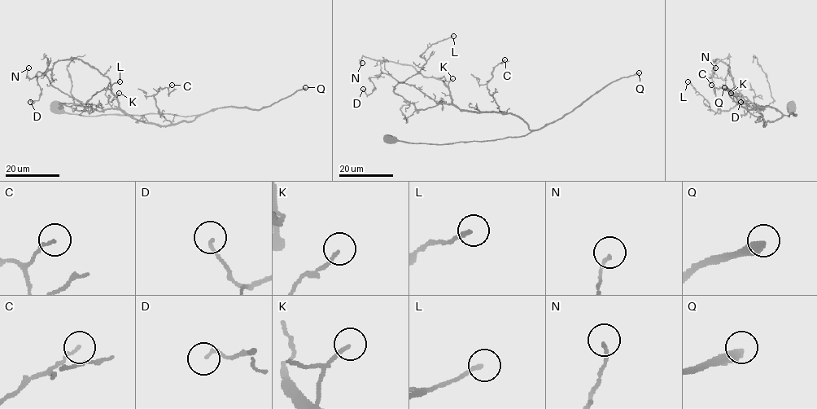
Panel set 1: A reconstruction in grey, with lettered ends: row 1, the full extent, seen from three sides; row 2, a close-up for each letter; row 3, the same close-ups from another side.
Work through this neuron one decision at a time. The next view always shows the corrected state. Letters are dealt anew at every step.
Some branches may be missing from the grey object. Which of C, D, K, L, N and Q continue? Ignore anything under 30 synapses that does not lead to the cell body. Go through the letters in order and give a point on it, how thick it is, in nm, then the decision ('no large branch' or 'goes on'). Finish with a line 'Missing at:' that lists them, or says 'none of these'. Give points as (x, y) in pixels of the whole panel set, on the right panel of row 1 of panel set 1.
C: at (711, 85); 130 nm thick; no large branch
D: at (740, 102); 140 nm thick; no large branch
K: at (731, 93); 160 nm thick; no large branch
L: at (688, 81); 160 nm thick; no large branch
N: at (715, 68); 130 nm thick; no large branch
Q: at (724, 87); 400 nm thick; goes on
Missing at: Q

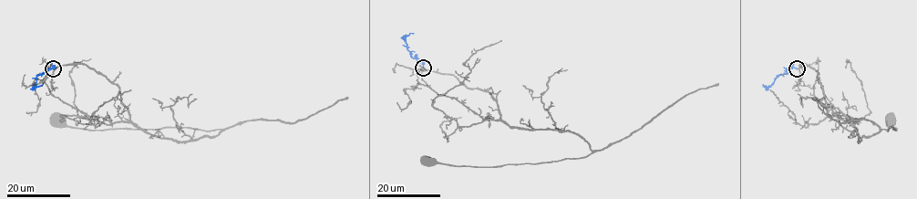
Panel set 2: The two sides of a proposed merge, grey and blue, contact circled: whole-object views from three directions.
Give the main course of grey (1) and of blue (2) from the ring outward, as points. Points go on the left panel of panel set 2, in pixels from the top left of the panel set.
1: (53, 68), (103, 74), (152, 135), (221, 130), (56, 120)
2: (53, 68), (36, 77), (35, 87), (43, 84)

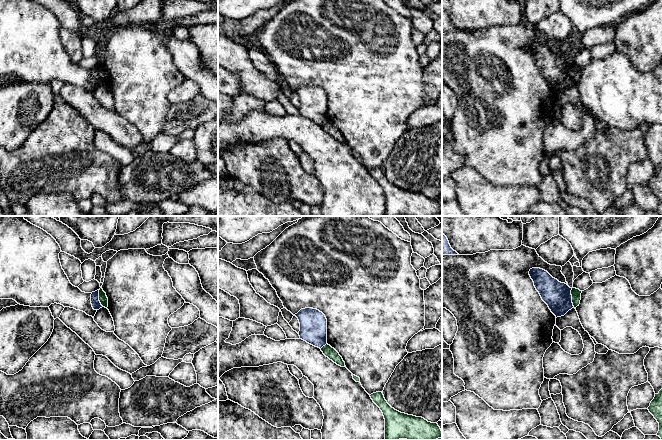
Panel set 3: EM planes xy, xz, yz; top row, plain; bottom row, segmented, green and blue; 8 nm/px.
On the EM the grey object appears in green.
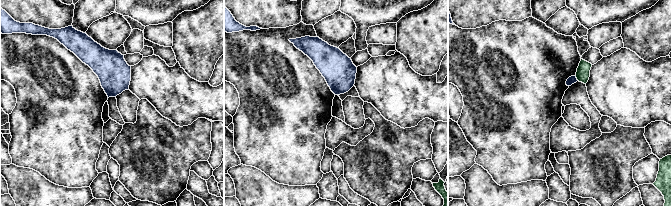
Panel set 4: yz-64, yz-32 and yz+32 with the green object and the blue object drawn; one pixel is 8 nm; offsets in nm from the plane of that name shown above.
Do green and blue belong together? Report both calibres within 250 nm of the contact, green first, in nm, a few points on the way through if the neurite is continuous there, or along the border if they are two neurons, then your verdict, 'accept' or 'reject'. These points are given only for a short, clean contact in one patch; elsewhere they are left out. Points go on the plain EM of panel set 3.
80 nm thick on the green side, 220 nm on the other; border along yz (571, 64), (571, 78), (574, 83); reject

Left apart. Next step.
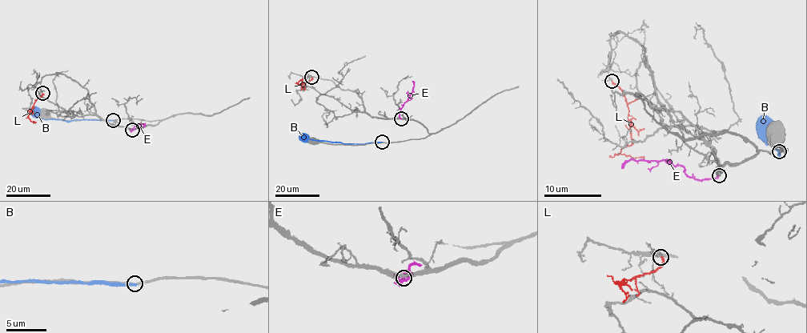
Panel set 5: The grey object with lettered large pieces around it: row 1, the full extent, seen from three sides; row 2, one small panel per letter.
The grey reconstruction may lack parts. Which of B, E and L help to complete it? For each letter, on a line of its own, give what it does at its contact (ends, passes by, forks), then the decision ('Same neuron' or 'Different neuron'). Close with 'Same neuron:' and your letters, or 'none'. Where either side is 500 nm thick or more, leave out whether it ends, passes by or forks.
B: It ends there. Different neuron
E: It ends there. Different neuron
L: It ends there. Same neuron
Same neuron: L

